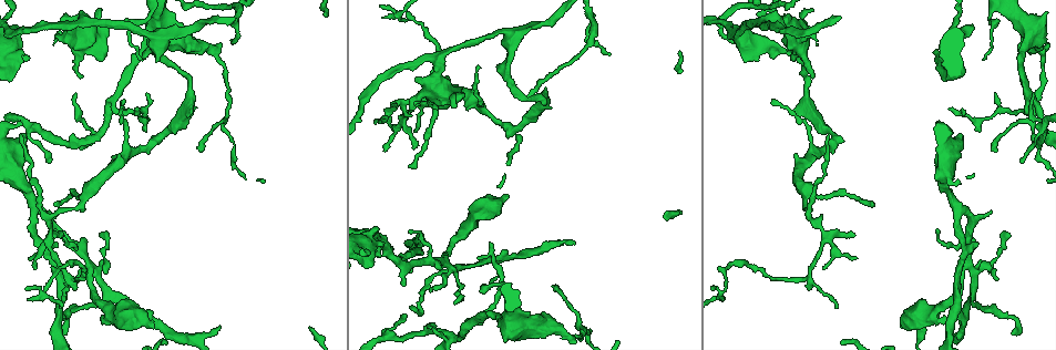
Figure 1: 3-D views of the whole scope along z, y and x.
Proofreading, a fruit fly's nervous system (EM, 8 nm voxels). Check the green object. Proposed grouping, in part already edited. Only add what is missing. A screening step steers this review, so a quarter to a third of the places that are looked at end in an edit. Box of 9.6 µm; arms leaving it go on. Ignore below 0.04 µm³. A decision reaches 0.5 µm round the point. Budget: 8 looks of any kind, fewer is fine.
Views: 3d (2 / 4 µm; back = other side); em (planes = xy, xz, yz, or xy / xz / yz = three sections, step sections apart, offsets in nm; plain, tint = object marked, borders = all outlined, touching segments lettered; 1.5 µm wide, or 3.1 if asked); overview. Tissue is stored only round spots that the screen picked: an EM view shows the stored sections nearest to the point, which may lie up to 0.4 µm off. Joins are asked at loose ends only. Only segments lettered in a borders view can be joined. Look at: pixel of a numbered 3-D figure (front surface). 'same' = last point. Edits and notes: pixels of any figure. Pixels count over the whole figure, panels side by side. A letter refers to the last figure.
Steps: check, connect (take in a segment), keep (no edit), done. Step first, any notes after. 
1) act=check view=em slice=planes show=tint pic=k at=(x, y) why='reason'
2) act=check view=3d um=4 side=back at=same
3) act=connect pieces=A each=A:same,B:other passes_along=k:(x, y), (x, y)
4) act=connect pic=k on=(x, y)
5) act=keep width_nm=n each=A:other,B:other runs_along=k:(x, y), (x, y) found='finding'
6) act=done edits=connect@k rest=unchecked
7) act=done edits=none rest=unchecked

act=check view=3d um=4 pic=1 at=(430, 329)

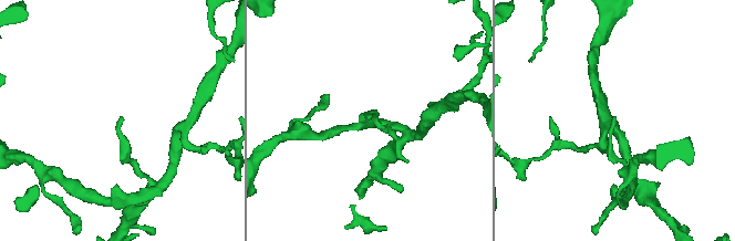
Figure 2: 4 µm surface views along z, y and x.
act=check view=em slice=planes show=tint pic=2 at=(119, 118)

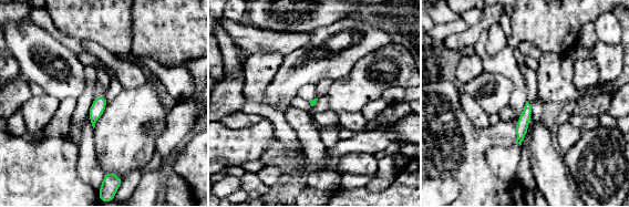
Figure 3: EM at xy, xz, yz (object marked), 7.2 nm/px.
act=check view=em slice=planes show=borders at=same why='what lies round it'

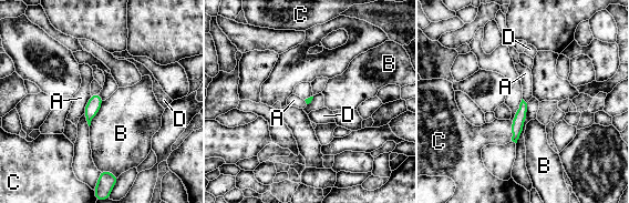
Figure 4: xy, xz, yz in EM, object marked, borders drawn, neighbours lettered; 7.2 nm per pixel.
act=keep each=A:other,B:other,C:other,D:other border=4:(91, 95), (83, 113) found='no lettered segment goes on from it'

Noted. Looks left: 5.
act=check view=em slice=planes show=tint pic=1 at=(53, 43) why='free end'

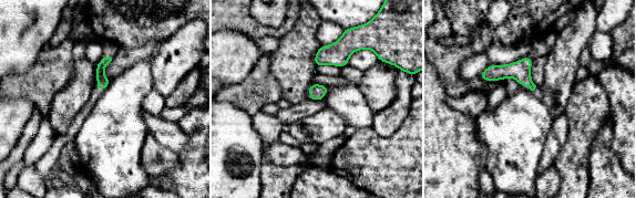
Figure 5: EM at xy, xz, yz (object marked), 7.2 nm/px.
act=check view=em slice=planes show=borders at=same why='what lies round it'

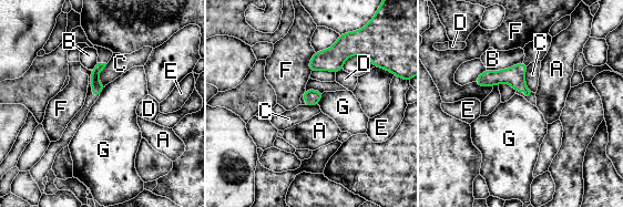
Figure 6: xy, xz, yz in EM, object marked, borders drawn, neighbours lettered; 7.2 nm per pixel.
act=keep each=A:other,B:other,C:other,D:other,E:other,F:other,G:other border=6:(315, 52), (308, 64), (309, 73) found='none of them fits'

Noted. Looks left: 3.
act=check view=em um=3.1 slice=planes show=tint pic=1 at=(851, 237) why='an open end'

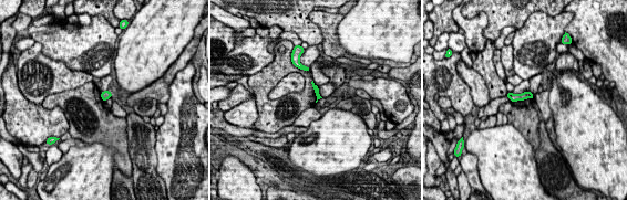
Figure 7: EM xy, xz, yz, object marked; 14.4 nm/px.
act=check view=em um=3.1 slice=planes show=borders at=same

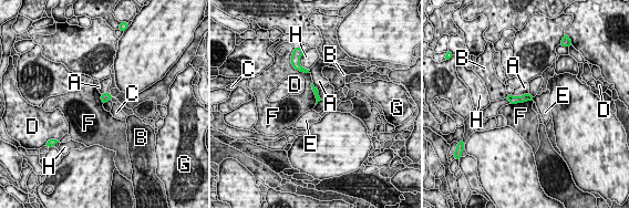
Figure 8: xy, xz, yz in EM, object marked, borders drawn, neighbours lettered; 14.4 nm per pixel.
act=keep each=A:other,B:other,C:other,D:other,E:other,F:other,G:other,H:other border=8:(533, 101), (511, 104) found='none of them fits'

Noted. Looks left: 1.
act=done edits=none rest=unchecked

